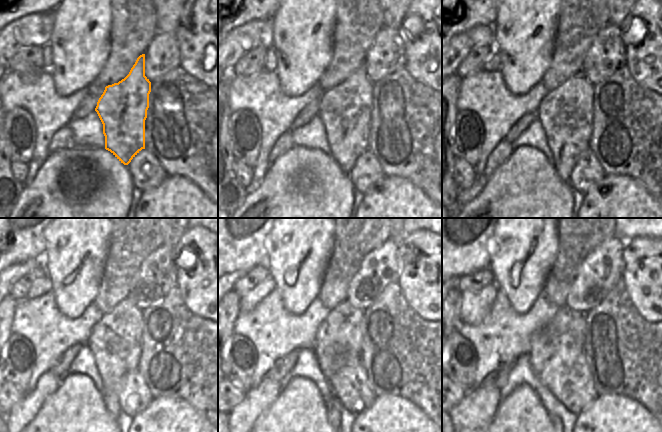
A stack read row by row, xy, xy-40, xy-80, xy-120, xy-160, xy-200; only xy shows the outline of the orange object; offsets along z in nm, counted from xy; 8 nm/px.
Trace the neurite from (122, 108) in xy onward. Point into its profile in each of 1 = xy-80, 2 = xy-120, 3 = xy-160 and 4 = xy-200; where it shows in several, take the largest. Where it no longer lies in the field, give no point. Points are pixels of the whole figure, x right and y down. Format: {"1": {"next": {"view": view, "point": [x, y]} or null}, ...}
{"1": {"next": {"view": "xy-80", "point": [566, 113]}}, "2": {"next": {"view": "xy-120", "point": [115, 341]}}, "3": {"next": {"view": "xy-160", "point": [338, 340]}}, "4": {"next": {"view": "xy-200", "point": [566, 321]}}}

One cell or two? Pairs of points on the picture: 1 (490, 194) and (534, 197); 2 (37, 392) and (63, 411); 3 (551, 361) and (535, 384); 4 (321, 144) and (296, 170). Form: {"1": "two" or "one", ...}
{"1": "one", "2": "two", "3": "two", "4": "two"}

